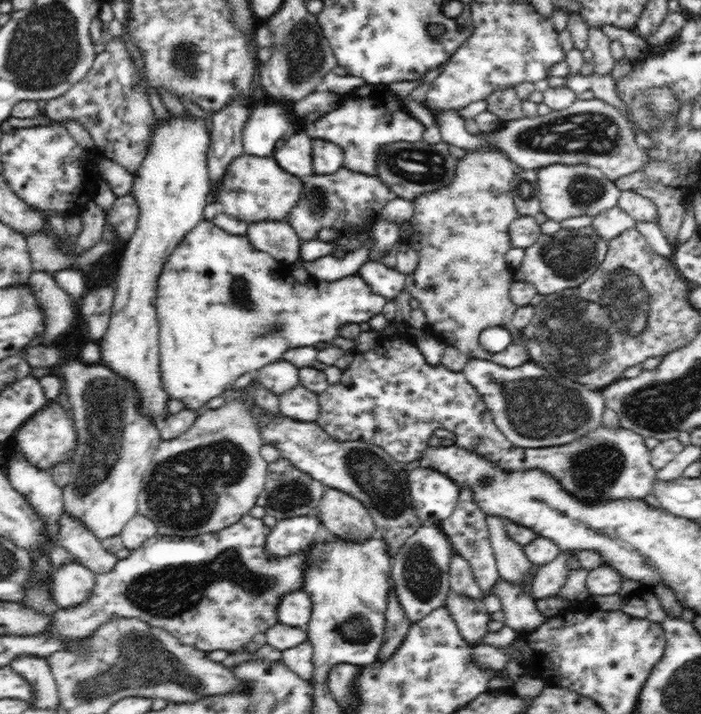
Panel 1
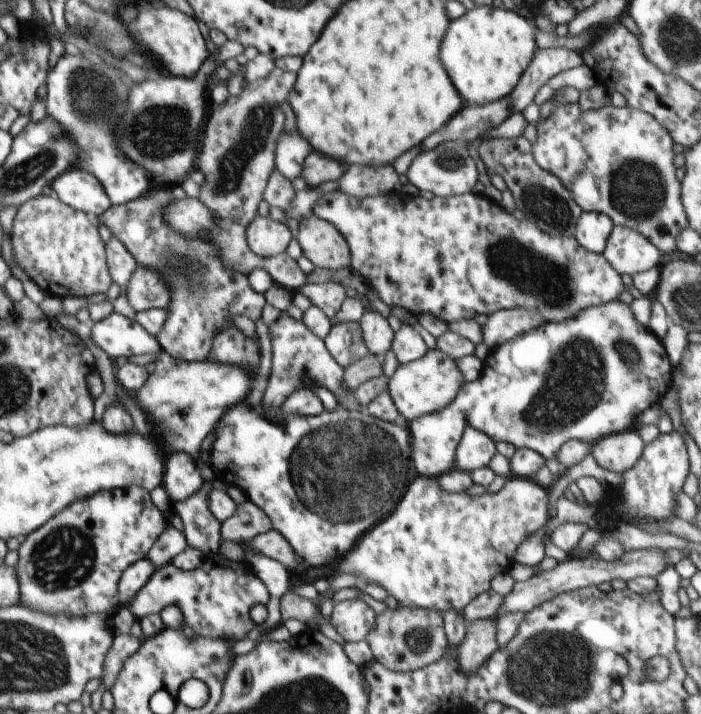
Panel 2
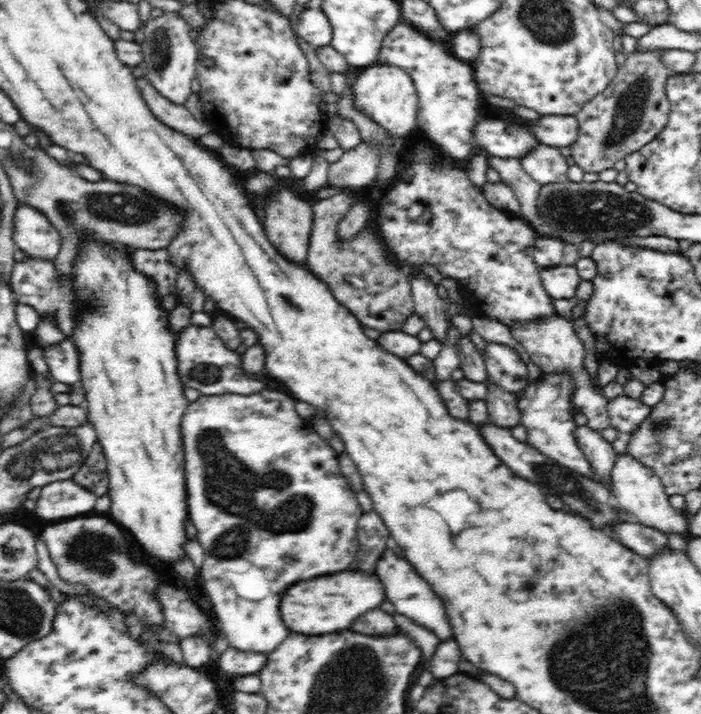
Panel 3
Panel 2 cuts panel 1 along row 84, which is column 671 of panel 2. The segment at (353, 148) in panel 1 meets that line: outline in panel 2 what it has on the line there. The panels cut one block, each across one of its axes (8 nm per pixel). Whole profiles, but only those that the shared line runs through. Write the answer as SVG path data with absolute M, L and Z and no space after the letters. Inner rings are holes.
M619 299L586 308L564 323L545 323L504 342L486 356L482 373L472 382L462 382L456 398L442 410L407 424L412 438L411 458L418 474L427 478L444 475L454 466L456 448L467 427L474 428L495 442L528 448L542 458L554 459L564 442L582 440L592 446L604 436L635 429L635 421L646 408L657 404L672 386L673 366L661 342L651 330L639 324L628 304ZM616 344L630 344L638 352L638 362L626 362Z

